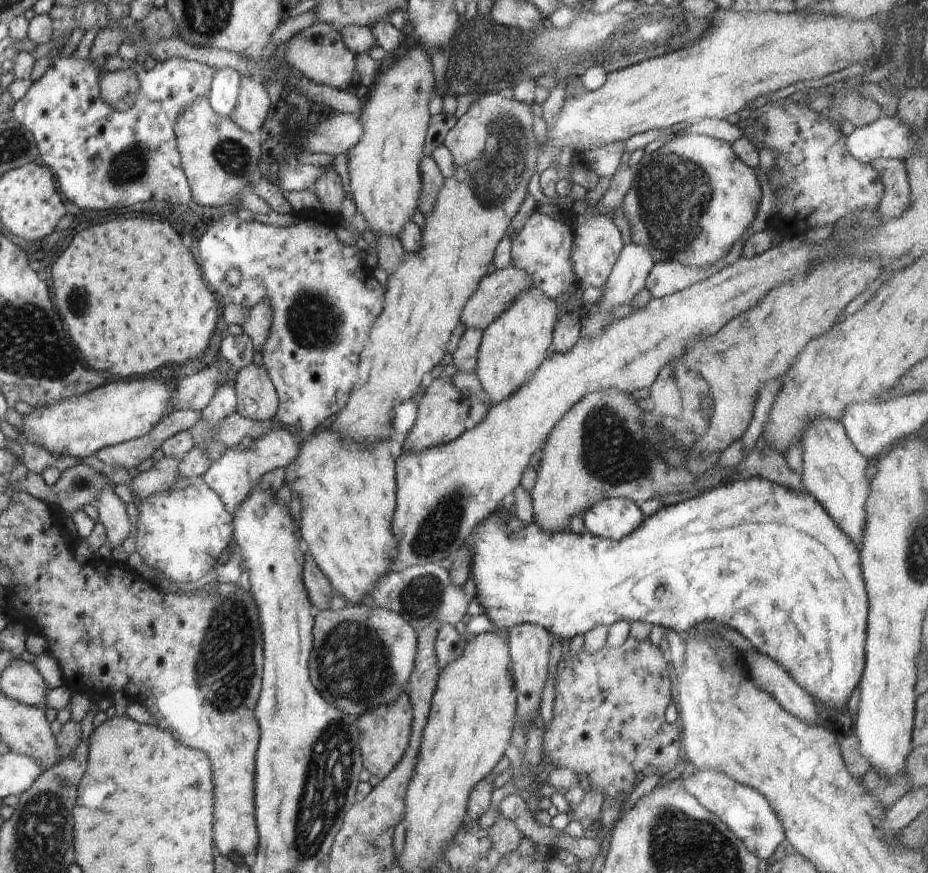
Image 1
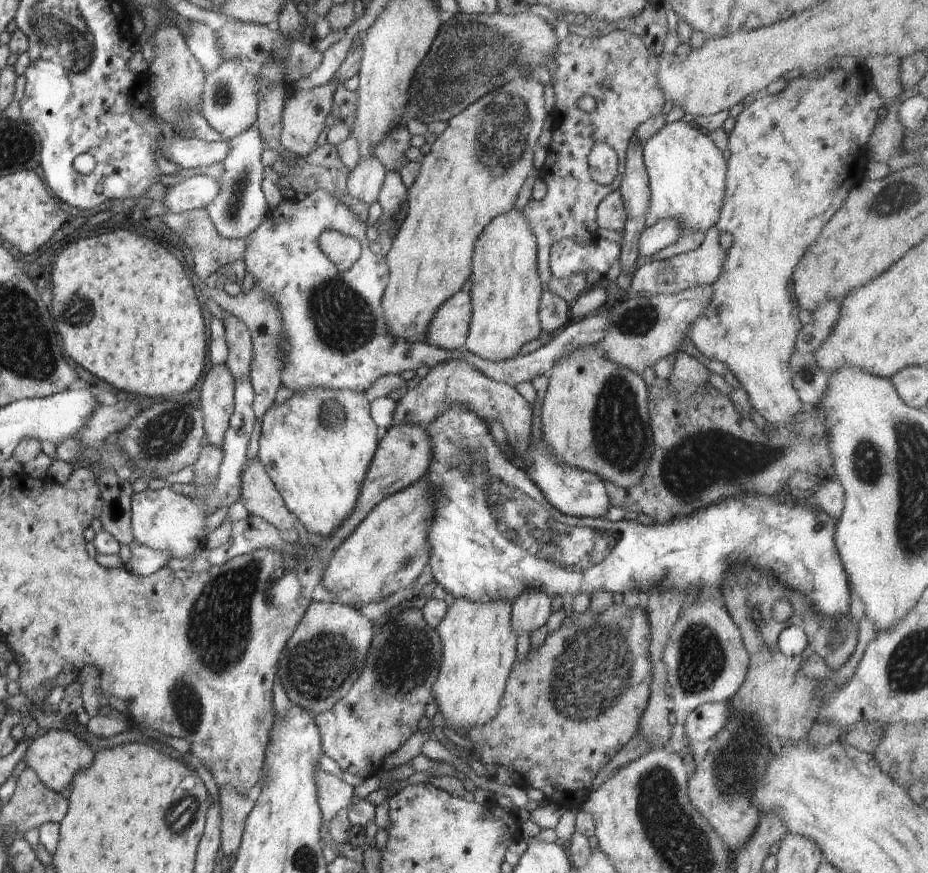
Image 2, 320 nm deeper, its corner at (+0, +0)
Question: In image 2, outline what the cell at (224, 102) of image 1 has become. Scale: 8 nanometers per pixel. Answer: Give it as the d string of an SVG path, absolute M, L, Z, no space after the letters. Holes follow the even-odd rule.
M190 20L190 30L188 30L188 34L182 36L186 46L204 71L214 72L224 62L224 58L220 58L215 31L208 24L198 22L198 20Z

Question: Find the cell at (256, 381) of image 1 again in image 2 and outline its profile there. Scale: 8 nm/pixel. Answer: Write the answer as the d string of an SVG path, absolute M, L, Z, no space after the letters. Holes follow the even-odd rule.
M228 313L224 318L223 326L229 349L225 366L234 380L240 380L240 378L250 380L250 366L252 366L252 356L254 356L250 332L244 322Z

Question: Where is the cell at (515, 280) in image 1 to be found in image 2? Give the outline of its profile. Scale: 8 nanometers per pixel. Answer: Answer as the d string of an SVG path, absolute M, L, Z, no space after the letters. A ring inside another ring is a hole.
M456 292L434 314L430 328L426 330L425 342L446 351L459 352L466 345L471 320L470 292Z

